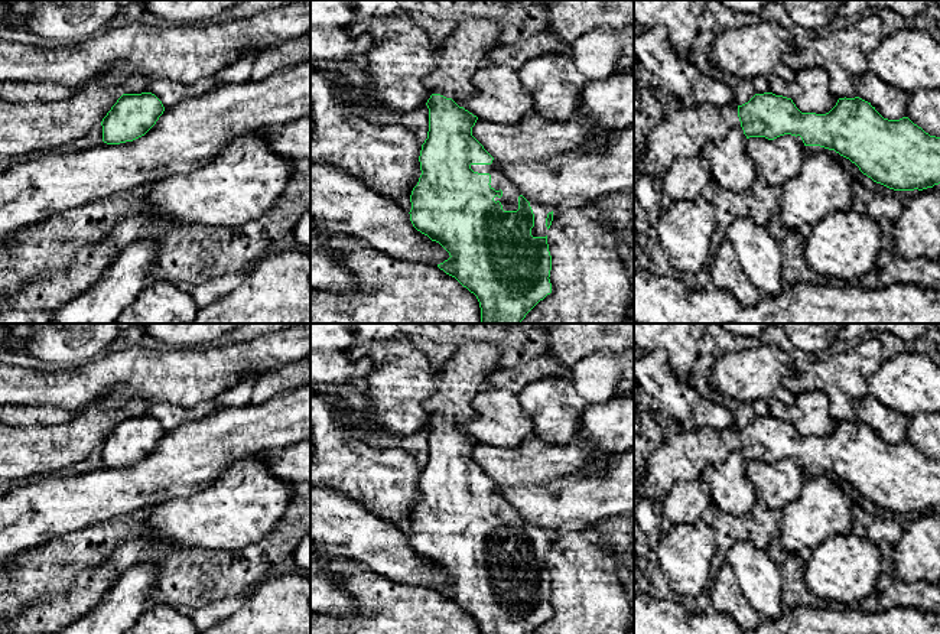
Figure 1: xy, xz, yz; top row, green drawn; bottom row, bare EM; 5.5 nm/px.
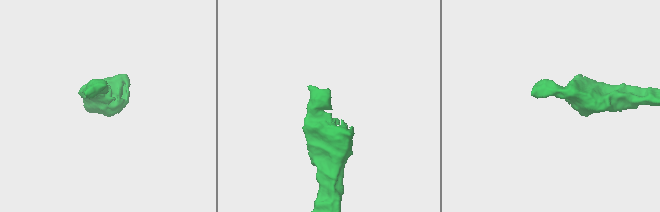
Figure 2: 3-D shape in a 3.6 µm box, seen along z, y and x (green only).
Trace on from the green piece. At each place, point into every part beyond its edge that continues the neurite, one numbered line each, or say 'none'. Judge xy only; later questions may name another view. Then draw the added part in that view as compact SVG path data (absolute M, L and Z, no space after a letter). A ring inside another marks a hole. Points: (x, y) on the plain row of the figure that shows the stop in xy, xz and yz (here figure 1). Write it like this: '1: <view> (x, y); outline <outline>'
none

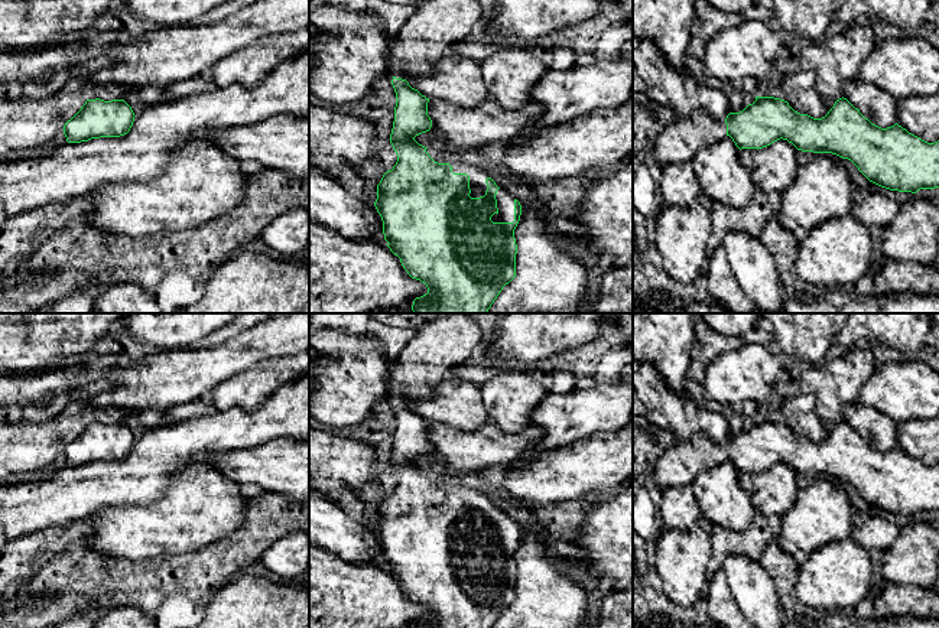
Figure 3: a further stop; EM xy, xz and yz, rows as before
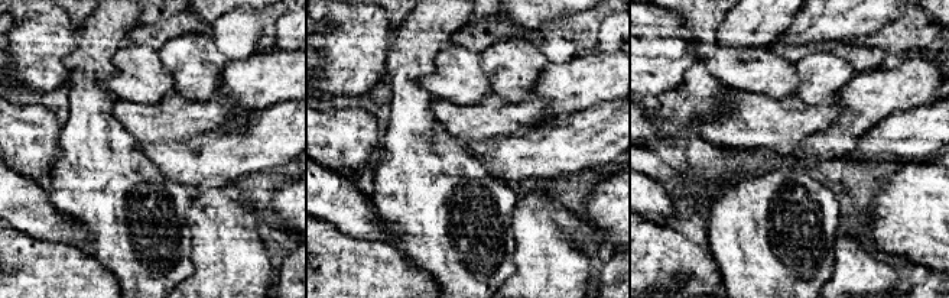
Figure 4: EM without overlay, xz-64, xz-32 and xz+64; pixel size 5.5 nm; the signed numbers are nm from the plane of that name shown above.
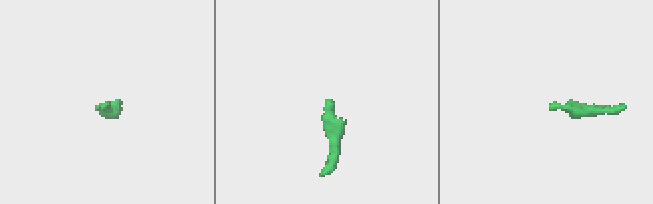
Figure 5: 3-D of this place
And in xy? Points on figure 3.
none

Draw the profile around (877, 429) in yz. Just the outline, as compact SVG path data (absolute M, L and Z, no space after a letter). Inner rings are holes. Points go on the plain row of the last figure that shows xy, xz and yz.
M860 401L844 403L841 407L847 422L873 448L887 452L897 446L897 423L878 410L864 406Z

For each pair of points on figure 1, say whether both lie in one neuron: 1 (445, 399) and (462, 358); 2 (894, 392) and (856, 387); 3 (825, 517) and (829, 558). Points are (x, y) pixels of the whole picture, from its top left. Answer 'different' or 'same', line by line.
1: same
2: different
3: different

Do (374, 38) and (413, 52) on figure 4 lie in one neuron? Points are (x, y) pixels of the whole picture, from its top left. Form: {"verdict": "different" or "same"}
{"verdict": "different"}

